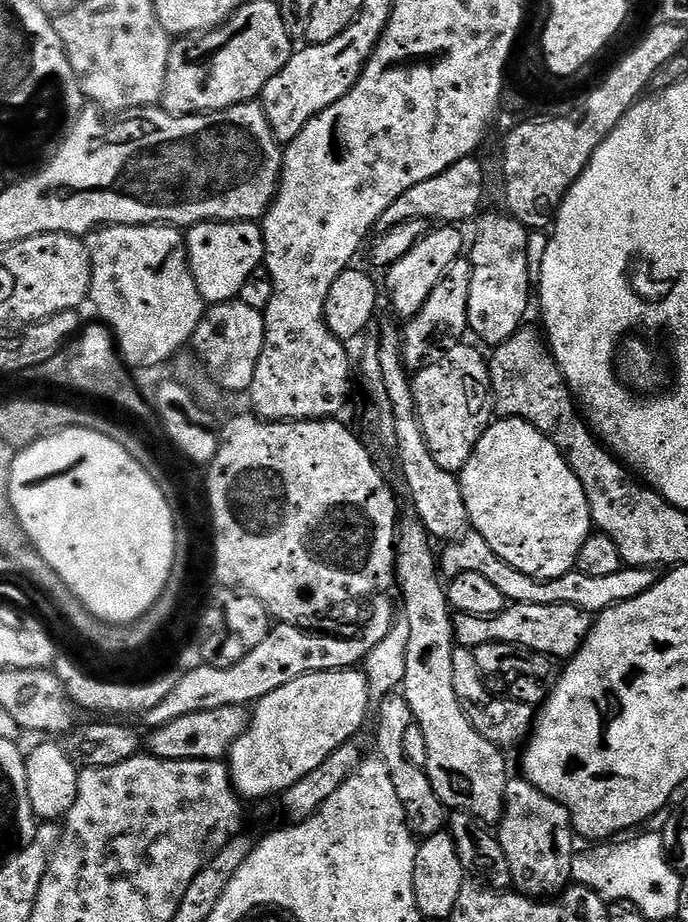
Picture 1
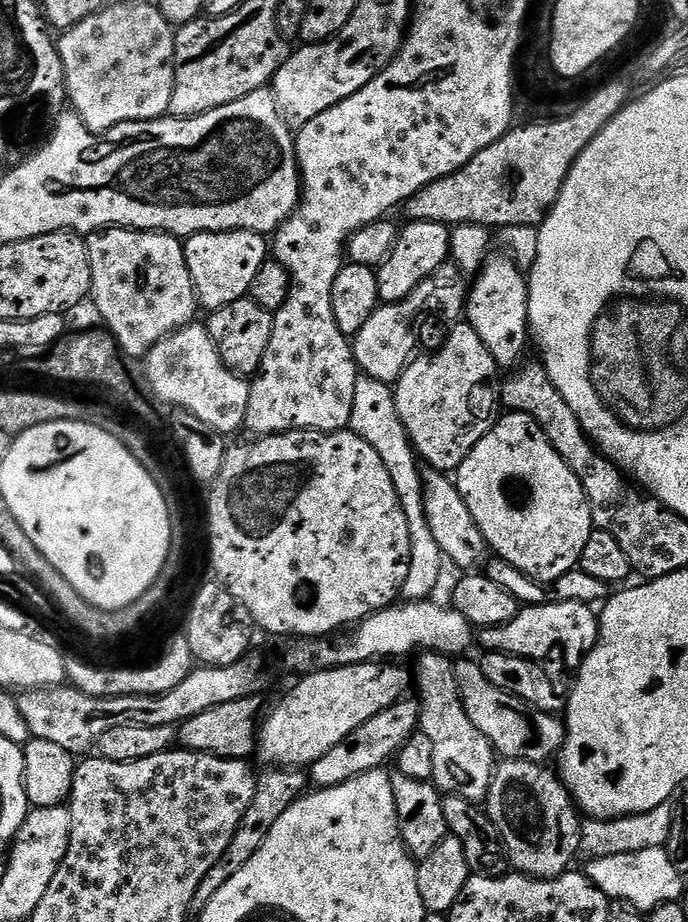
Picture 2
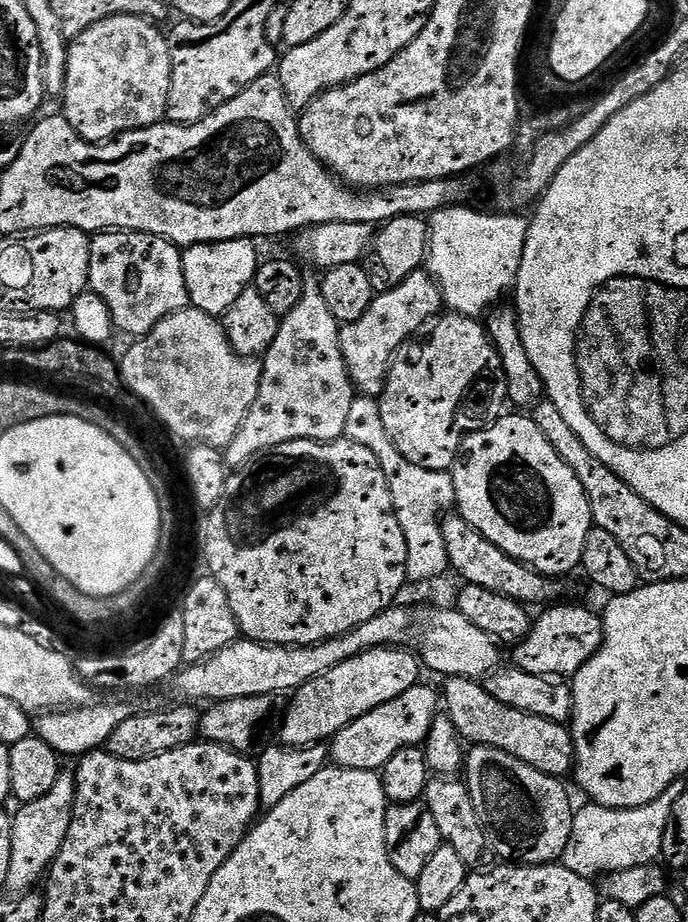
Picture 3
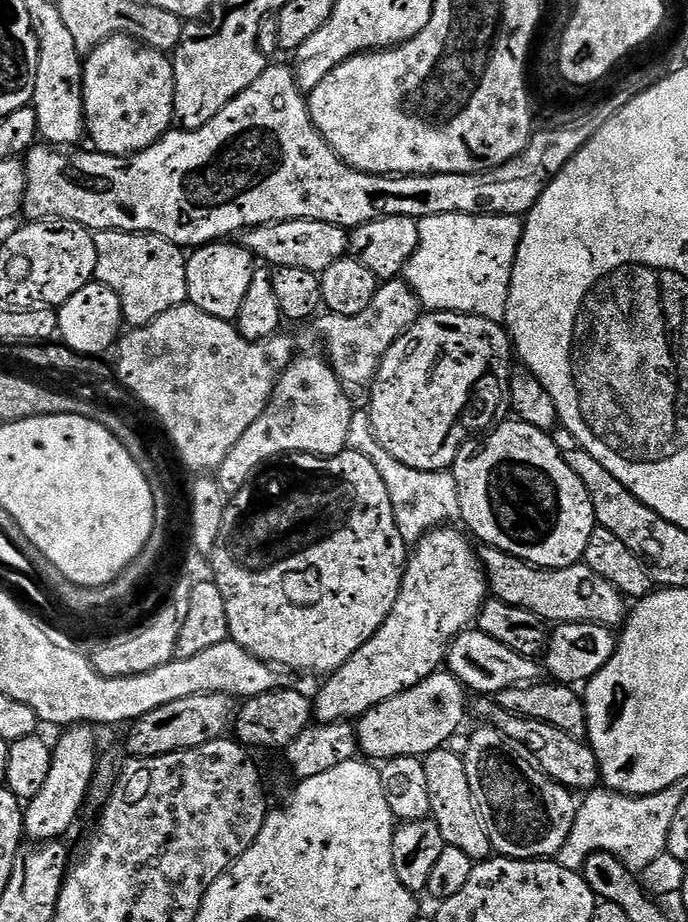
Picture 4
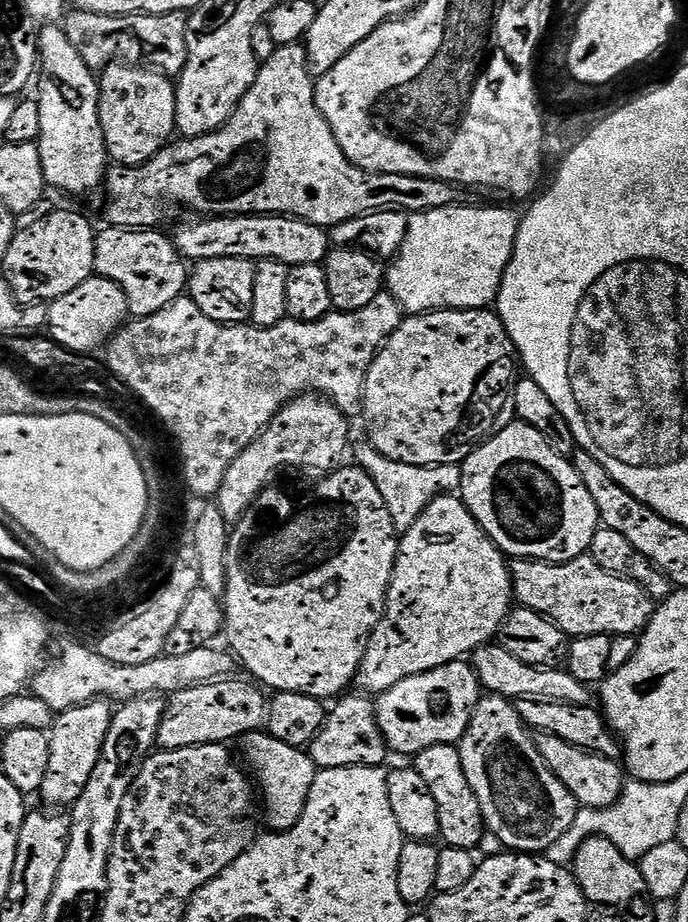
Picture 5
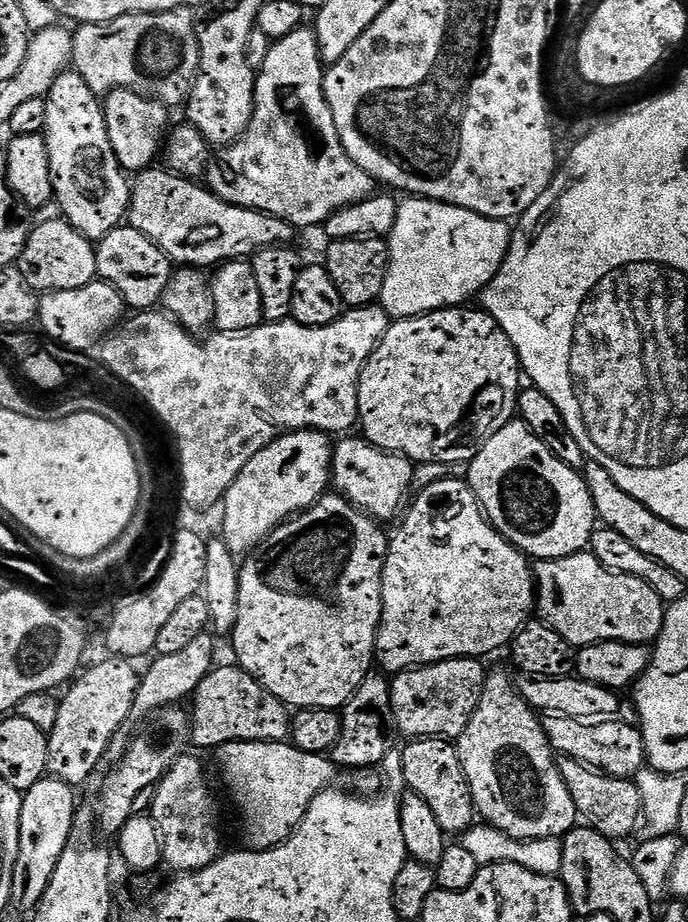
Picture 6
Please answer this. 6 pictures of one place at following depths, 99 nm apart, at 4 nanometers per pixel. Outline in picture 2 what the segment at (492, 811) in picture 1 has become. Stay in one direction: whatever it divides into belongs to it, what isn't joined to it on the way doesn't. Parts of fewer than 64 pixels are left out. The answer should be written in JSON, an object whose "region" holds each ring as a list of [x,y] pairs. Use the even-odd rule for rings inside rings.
{"region":[[[424,652],[417,655],[415,660],[414,688],[416,684],[415,695],[420,705],[418,728],[426,734],[434,758],[431,783],[435,784],[441,793],[449,796],[466,798],[473,802],[487,801],[498,756],[492,751],[491,742],[470,722],[470,718],[466,718],[466,710],[462,706],[456,686],[453,661],[438,652]]]}

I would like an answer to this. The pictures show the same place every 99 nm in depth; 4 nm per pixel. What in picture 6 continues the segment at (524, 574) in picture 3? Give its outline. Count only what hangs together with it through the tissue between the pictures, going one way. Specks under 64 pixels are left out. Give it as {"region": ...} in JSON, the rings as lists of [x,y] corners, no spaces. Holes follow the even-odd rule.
{"region":[[[591,550],[575,552],[564,560],[537,560],[534,575],[539,619],[577,650],[607,640],[648,646],[660,637],[666,611],[664,600],[642,578],[620,576],[602,566]]]}

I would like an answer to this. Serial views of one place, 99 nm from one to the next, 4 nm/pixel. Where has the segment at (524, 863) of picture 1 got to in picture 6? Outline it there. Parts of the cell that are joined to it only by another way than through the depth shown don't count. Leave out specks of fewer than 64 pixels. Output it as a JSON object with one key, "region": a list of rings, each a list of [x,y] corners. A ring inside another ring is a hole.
{"region":[[[504,672],[487,673],[476,713],[458,737],[458,747],[462,770],[466,770],[472,791],[472,801],[476,803],[476,811],[483,823],[504,831],[510,838],[524,841],[563,838],[569,830],[577,827],[574,798],[570,798],[570,790],[566,790],[557,753],[552,751],[541,717],[525,702],[515,679],[512,681]]]}

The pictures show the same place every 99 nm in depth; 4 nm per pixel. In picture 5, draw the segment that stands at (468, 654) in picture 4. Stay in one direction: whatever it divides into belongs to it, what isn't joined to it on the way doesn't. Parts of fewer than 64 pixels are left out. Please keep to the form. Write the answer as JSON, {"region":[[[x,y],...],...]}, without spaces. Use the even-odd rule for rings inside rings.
{"region":[[[499,643],[486,644],[476,649],[470,657],[472,669],[476,671],[476,677],[480,679],[480,687],[485,693],[493,696],[507,696],[515,702],[522,698],[534,698],[535,700],[553,700],[563,704],[587,705],[589,685],[578,682],[563,667],[539,668],[530,666],[526,662],[518,662],[510,650],[500,647]]]}

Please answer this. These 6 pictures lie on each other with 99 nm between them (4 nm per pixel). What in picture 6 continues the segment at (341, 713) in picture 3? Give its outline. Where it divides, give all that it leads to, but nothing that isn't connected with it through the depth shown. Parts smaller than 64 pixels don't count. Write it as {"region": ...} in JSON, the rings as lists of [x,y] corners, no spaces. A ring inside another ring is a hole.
{"region":[[[439,480],[430,486],[420,488],[410,507],[403,515],[404,525],[391,533],[388,541],[388,557],[382,570],[382,618],[376,635],[376,660],[385,673],[407,672],[409,668],[422,668],[425,664],[437,664],[443,660],[485,658],[499,648],[507,649],[512,639],[533,619],[536,606],[536,577],[529,557],[511,544],[501,532],[485,518],[478,498],[472,492],[467,480]]]}

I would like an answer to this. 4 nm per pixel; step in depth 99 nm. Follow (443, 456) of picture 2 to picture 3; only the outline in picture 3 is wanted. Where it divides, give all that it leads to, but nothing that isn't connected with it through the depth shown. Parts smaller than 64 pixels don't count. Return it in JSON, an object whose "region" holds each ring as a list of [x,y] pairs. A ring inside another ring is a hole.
{"region":[[[444,314],[435,321],[434,327],[436,329],[429,334],[428,340],[419,344],[419,339],[413,338],[396,351],[392,367],[388,369],[388,381],[378,401],[386,434],[400,454],[426,470],[446,472],[456,463],[462,442],[469,434],[500,419],[506,408],[508,387],[502,358],[488,336],[487,327],[479,319]]]}

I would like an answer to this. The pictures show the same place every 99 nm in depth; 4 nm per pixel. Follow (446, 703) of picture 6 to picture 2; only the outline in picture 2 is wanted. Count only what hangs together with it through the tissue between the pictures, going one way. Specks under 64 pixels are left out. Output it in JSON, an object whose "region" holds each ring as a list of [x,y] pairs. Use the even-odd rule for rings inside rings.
{"region":[[[401,698],[391,708],[382,710],[370,718],[370,722],[362,722],[358,730],[351,732],[334,750],[326,750],[322,758],[318,758],[310,766],[310,780],[317,789],[333,788],[355,776],[367,772],[375,772],[385,767],[384,763],[391,761],[400,748],[417,731],[420,723],[420,705],[415,699]]]}

